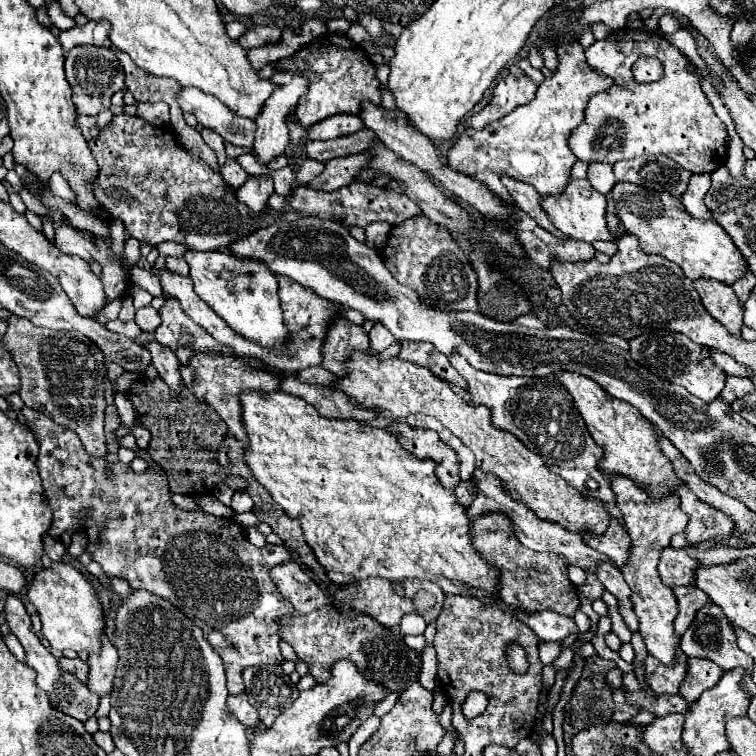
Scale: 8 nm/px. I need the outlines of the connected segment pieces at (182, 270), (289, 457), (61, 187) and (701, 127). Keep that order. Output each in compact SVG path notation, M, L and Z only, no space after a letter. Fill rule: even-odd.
M167 258L167 268L175 274L181 274L181 276L187 276L189 274L189 268L187 268L187 262L183 258Z
M243 392L241 396L241 404L243 404L243 422L245 422L245 430L249 434L249 442L251 446L245 450L245 462L249 466L249 470L253 472L253 476L269 490L269 494L273 496L273 500L277 504L281 504L281 508L285 510L287 516L295 518L301 522L303 534L307 544L313 548L319 564L325 568L327 576L331 582L345 586L351 582L357 582L361 578L369 578L369 576L381 576L387 578L391 582L391 586L395 588L395 592L399 592L399 596L403 596L403 580L429 580L433 584L439 584L439 588L443 590L445 596L469 596L479 600L483 606L491 606L497 594L497 584L499 584L499 570L487 560L483 558L483 554L477 552L477 548L471 542L471 520L467 516L467 510L457 502L455 492L447 490L441 486L439 478L435 476L435 462L425 458L417 458L411 452L407 452L397 436L387 434L383 428L369 428L359 424L357 420L335 420L335 418L325 418L321 416L311 404L307 404L305 400L285 394L285 392L271 392L271 394L261 394L261 392Z
M53 174L53 176L51 176L49 188L51 188L51 192L53 192L55 196L61 196L61 198L65 198L65 200L75 200L75 194L71 192L69 184L63 180L61 174Z
M621 28L621 30L611 32L607 38L593 42L585 50L585 56L587 56L587 64L593 70L607 74L613 80L613 84L611 84L611 88L591 96L591 100L585 108L583 124L579 124L579 128L575 128L567 140L571 152L577 156L577 160L587 162L587 164L591 164L591 162L615 164L619 160L629 160L629 158L637 158L637 156L645 156L645 154L653 154L653 156L663 154L693 174L705 174L705 172L709 174L725 164L725 160L727 160L725 124L713 112L713 106L709 104L705 92L701 90L699 78L689 70L689 64L691 64L689 58L677 46L673 46L667 38L663 38L655 32ZM639 56L653 56L653 58L661 60L661 64L665 66L663 78L657 82L651 82L651 84L637 84L633 80L631 66L635 64L635 60Z

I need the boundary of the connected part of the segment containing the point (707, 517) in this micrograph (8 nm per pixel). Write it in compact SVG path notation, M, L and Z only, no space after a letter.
M685 484L677 488L677 494L681 498L681 510L689 516L689 524L685 530L687 544L695 546L705 540L721 542L723 538L731 536L733 520L729 516L711 508L709 504L701 504Z

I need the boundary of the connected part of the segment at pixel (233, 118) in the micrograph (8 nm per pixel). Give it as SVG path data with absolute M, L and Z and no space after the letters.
M181 88L175 98L183 112L191 112L203 128L217 132L223 140L251 148L255 138L255 122L249 118L241 118L231 112L223 102L215 100L215 96L201 92L199 88Z

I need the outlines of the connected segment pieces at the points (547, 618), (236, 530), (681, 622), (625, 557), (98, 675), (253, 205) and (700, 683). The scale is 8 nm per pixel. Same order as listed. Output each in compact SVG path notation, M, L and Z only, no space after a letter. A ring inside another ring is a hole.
M519 612L517 618L523 624L527 624L543 642L565 640L569 634L579 632L573 618L567 618L567 616L557 614L557 612L537 612L533 616L525 616L525 612Z
M23 408L21 414L27 418L27 426L33 430L41 448L37 466L43 480L45 498L53 510L53 526L49 536L59 538L67 530L77 530L83 534L85 528L85 552L91 554L91 560L101 566L107 578L123 578L135 590L147 590L161 596L179 608L189 620L193 620L223 660L229 694L239 694L245 690L241 678L245 668L283 662L279 652L281 636L277 620L291 614L293 606L281 596L269 576L269 570L293 558L285 546L265 544L263 548L257 548L247 540L245 528L235 518L217 518L205 512L189 512L175 506L171 502L167 474L163 470L149 468L145 474L133 474L129 464L111 464L103 458L89 456L73 430L53 424L41 412ZM107 472L113 472L115 476L107 478Z
M679 586L673 588L673 592L679 604L679 614L675 618L675 632L677 636L683 636L685 630L691 626L695 614L699 612L699 608L711 604L711 600L697 586Z
M611 520L611 526L607 528L607 532L603 536L583 534L583 540L587 540L587 546L609 556L619 568L625 568L629 564L631 538L627 536L625 528L617 520Z
M105 634L101 638L103 638L101 652L89 656L89 682L87 682L87 688L99 698L111 692L117 668L117 650L113 648Z
M253 176L237 190L239 202L243 202L251 214L259 214L267 206L271 194L273 194L271 176L257 176L257 178Z
M689 658L687 674L679 686L679 694L687 700L687 704L693 704L701 696L701 692L713 688L721 676L723 670L717 668L713 662L703 658Z

